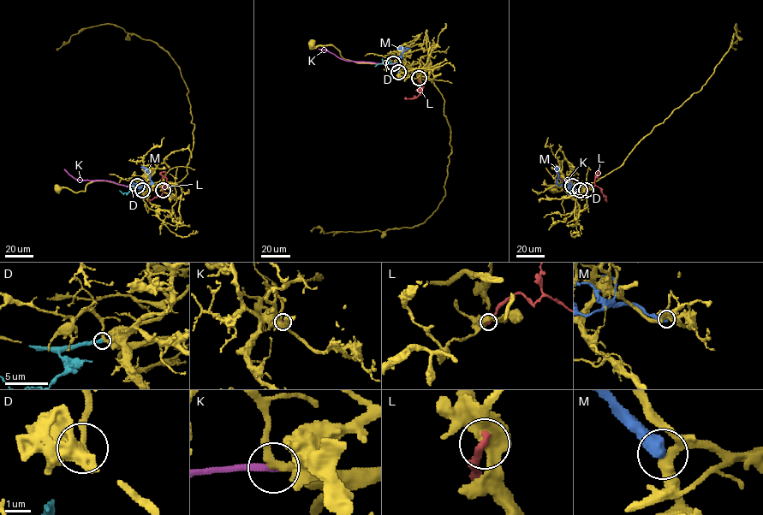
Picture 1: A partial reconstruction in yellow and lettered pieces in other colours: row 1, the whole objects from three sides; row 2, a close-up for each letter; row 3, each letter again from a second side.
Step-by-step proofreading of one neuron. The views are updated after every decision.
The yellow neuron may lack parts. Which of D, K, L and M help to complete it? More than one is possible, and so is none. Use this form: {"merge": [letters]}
{"merge": ["D"]}

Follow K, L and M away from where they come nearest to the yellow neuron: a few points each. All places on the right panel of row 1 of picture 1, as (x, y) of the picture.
K: (572, 186), (569, 180), (562, 180), (558, 176), (557, 169)
L: (586, 190), (596, 186), (601, 189), (606, 201)
M: (580, 190), (567, 184), (559, 186), (557, 183), (557, 167)

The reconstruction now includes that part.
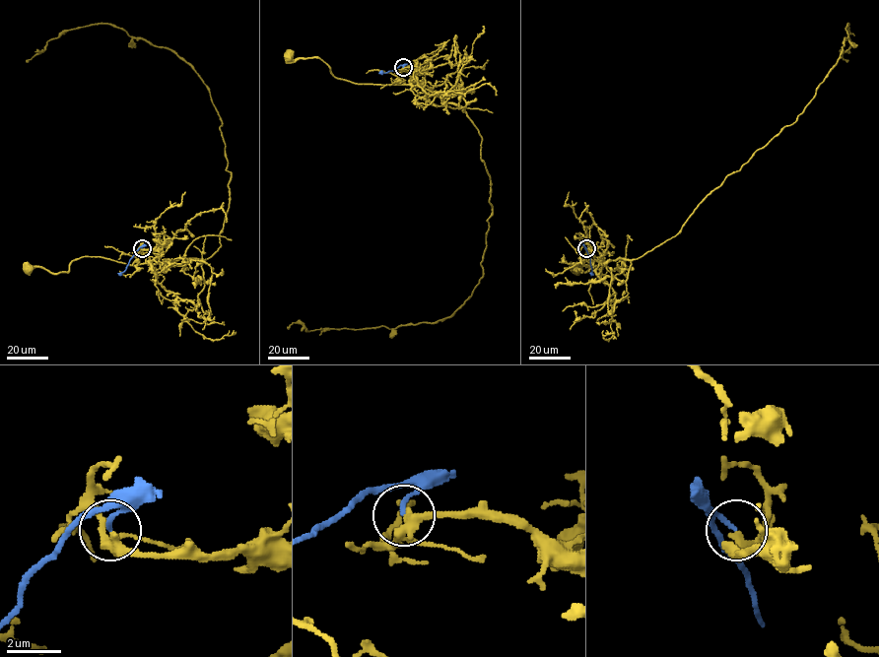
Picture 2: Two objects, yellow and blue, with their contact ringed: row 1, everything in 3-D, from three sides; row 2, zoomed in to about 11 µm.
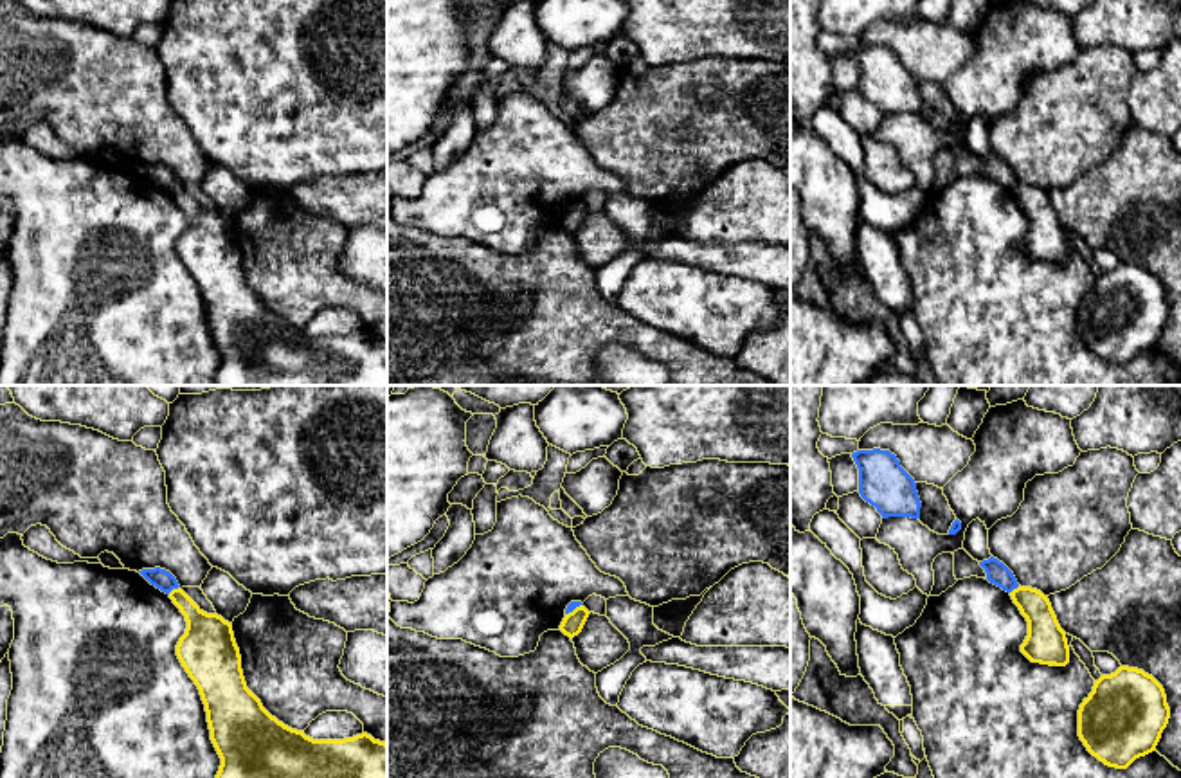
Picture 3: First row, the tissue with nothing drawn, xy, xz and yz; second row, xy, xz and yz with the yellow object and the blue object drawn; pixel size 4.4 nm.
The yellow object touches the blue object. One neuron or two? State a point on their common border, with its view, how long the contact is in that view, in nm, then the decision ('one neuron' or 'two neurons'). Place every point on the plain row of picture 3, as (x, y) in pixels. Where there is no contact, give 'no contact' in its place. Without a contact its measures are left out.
contact xy (173, 186); length 70 nm; two neurons

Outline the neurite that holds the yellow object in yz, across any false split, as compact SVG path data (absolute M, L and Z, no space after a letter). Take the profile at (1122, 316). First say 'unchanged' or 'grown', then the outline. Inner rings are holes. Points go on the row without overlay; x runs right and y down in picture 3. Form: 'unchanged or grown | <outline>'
unchanged | M1120 263L1095 277L1093 288L1078 306L1078 333L1087 348L1109 364L1127 366L1136 355L1156 348L1170 304L1163 283L1138 265Z

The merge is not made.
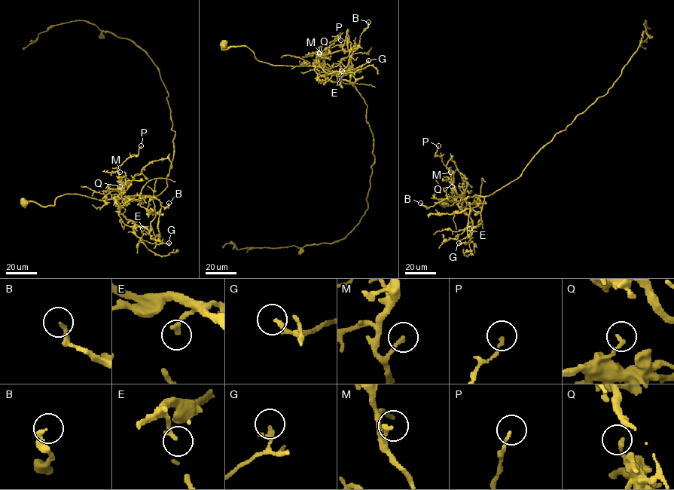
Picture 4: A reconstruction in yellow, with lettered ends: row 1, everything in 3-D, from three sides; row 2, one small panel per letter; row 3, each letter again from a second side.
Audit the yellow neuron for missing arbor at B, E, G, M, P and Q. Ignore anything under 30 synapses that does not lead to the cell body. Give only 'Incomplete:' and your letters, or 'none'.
Incomplete: none

